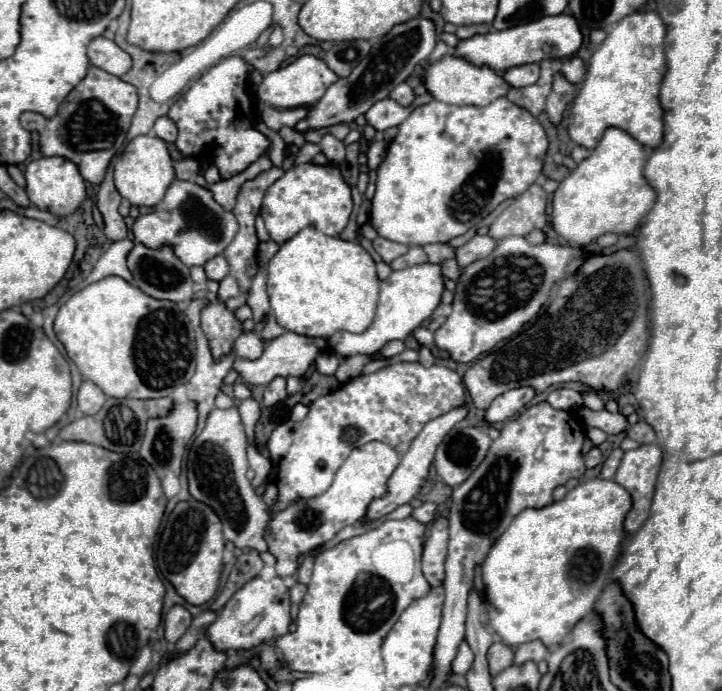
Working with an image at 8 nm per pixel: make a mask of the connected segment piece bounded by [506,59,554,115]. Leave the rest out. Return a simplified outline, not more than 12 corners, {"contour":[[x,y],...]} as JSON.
{"contour":[[550,61],[534,85],[510,89],[508,99],[532,115],[544,111],[552,89]]}

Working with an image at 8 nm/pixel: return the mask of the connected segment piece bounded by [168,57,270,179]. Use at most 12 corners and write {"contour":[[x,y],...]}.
{"contour":[[246,61],[210,67],[168,111],[176,147],[206,145],[222,179],[270,149]]}

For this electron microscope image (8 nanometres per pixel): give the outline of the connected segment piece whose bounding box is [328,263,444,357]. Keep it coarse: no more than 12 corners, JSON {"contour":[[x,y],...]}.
{"contour":[[440,265],[392,271],[358,335],[328,337],[340,357],[406,339],[438,307]]}

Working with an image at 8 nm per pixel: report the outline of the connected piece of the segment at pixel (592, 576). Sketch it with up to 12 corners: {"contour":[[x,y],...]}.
{"contour":[[596,477],[482,563],[508,647],[558,645],[610,579],[632,499]]}

